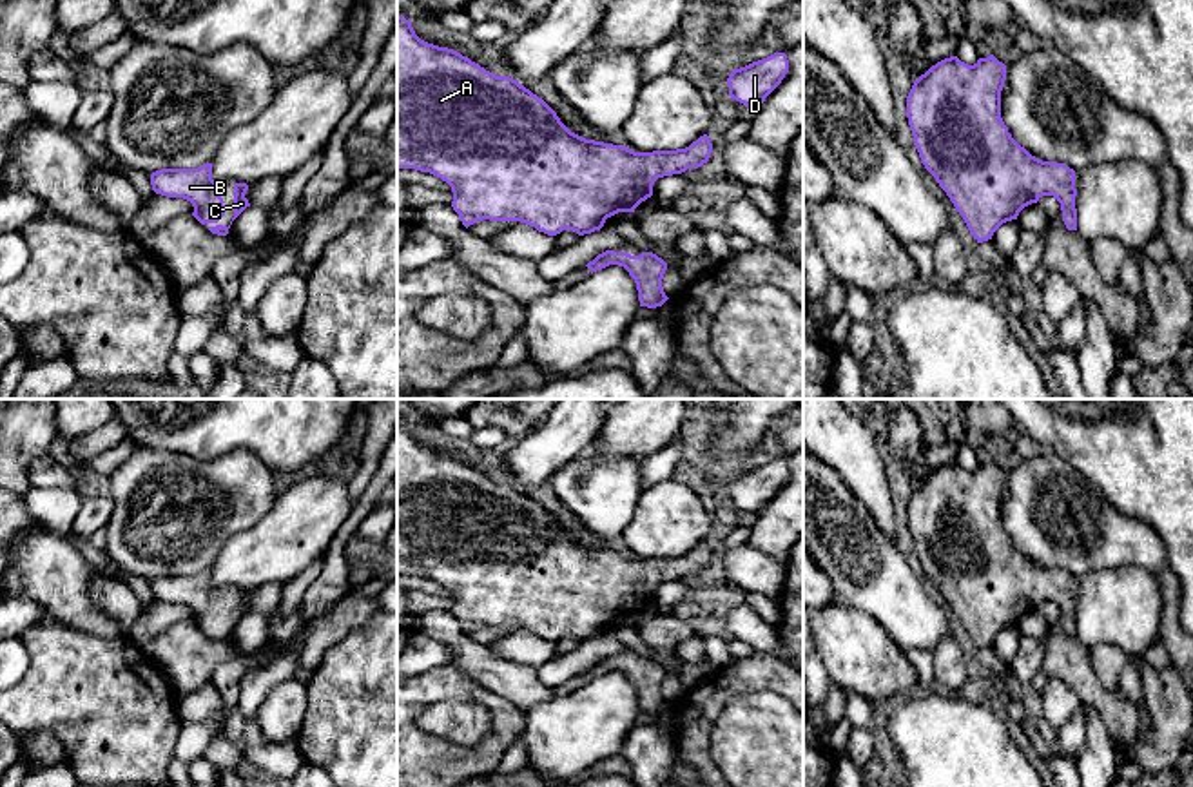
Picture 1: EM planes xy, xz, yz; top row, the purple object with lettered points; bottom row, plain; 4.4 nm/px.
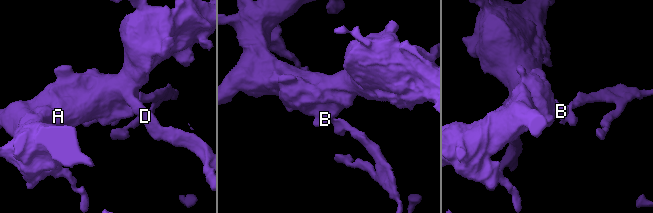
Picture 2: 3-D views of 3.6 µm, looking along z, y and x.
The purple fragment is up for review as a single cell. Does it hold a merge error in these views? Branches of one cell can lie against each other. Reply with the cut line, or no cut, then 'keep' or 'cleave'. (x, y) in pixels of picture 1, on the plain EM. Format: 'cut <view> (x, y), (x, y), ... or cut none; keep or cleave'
cut none; keep

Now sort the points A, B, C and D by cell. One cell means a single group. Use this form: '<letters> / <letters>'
A B C D

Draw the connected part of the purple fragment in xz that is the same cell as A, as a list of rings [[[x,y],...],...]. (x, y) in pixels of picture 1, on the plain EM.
[[[397,421],[397,575],[430,578],[446,588],[453,598],[451,613],[466,635],[477,627],[490,626],[520,627],[548,642],[557,642],[562,636],[573,636],[578,642],[591,640],[600,636],[607,624],[618,618],[635,618],[642,607],[653,602],[653,591],[658,584],[682,580],[687,575],[698,575],[709,568],[711,559],[713,549],[707,540],[700,542],[685,555],[653,559],[635,559],[624,551],[586,546],[571,539],[542,504],[533,500],[517,486],[509,482],[497,482],[453,455],[439,453],[421,446],[413,437],[412,428]]]

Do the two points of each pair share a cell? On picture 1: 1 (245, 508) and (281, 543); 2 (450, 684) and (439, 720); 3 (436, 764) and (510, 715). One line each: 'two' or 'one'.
1: two
2: two
3: one

